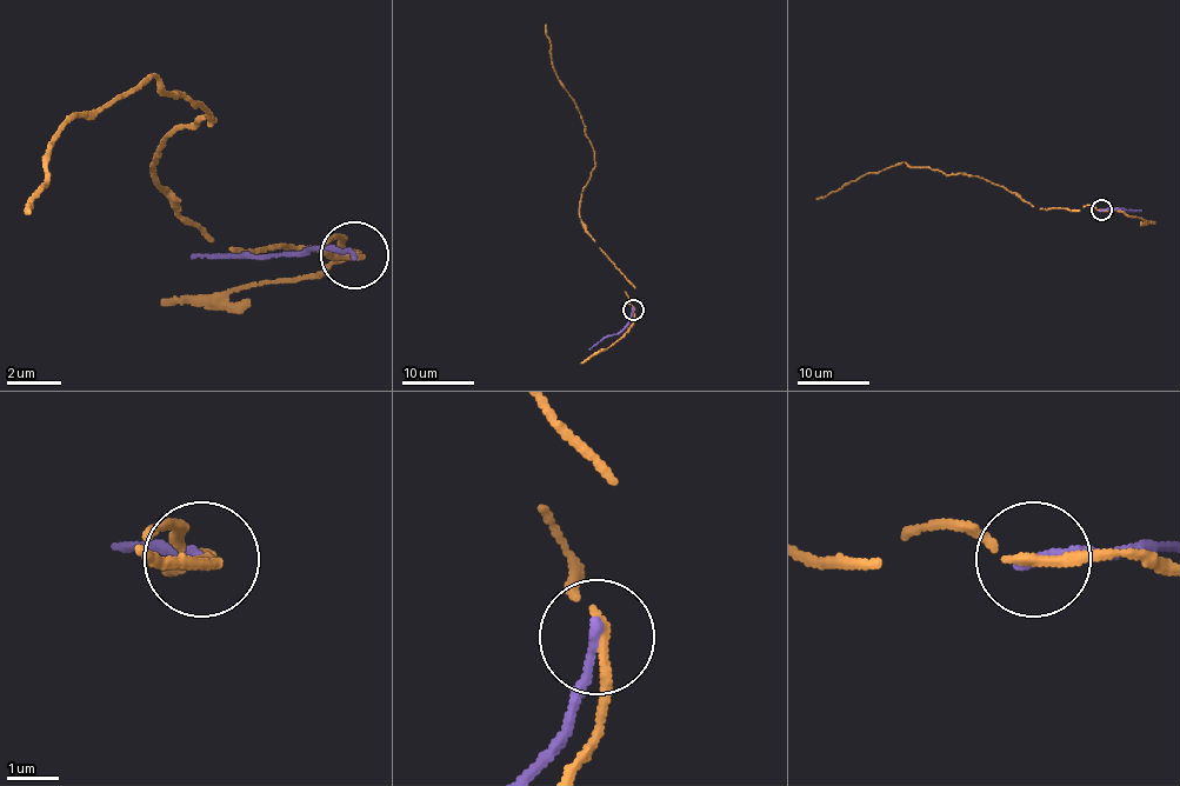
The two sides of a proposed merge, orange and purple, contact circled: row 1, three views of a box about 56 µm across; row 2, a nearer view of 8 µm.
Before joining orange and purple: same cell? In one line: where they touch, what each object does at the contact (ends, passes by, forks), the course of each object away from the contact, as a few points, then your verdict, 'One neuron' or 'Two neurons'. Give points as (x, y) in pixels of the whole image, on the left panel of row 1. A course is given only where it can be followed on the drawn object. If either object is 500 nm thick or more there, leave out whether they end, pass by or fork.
Place: (354, 254). At the ring orange passes by. At the ring purple ends. Course of orange: (355, 257), (227, 250), (153, 181), (213, 121), (159, 80), (51, 141), (31, 215). Course of purple: (355, 257), (342, 250), (193, 257). Two neurons

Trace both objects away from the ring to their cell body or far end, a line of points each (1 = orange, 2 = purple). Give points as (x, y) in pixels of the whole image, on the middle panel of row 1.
1: (633, 310), (626, 292), (632, 282), (599, 248), (579, 215), (595, 152), (582, 117), (552, 64), (546, 24)
2: (633, 310), (630, 321), (617, 333), (602, 338), (590, 350)

